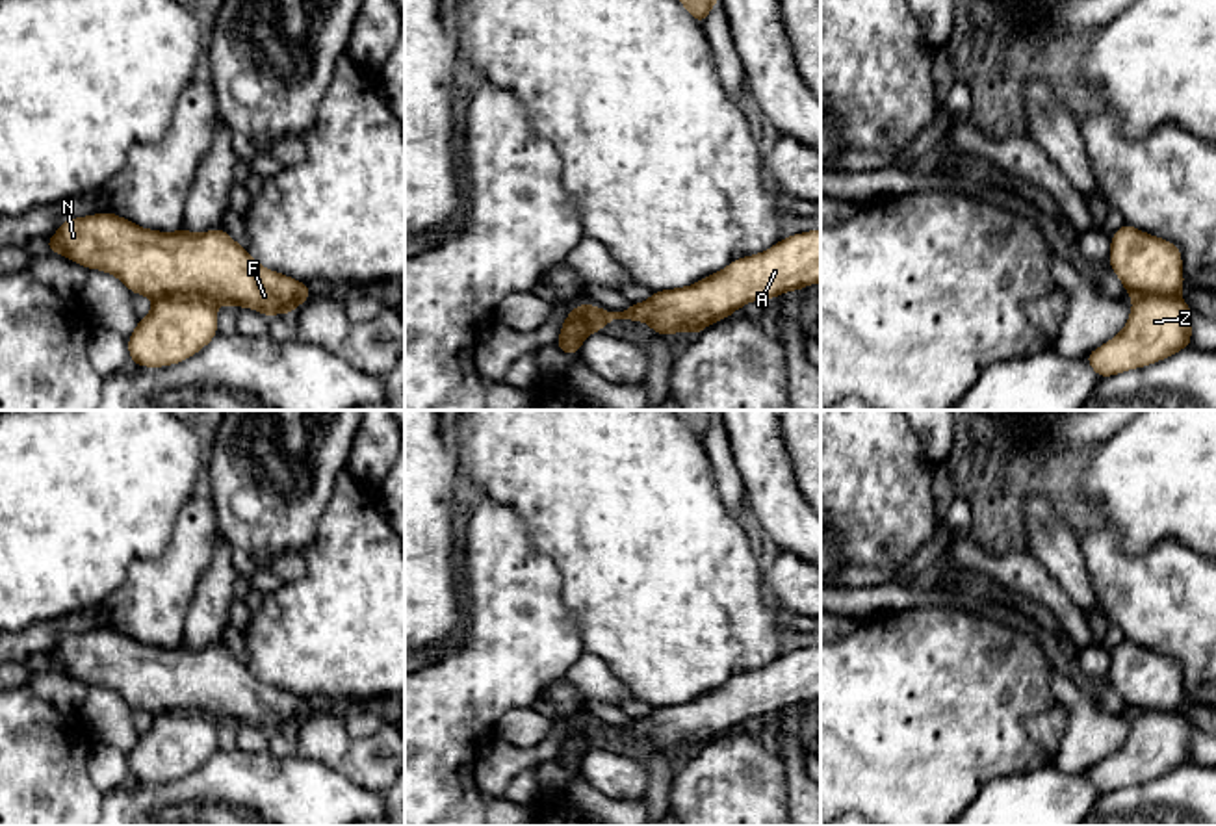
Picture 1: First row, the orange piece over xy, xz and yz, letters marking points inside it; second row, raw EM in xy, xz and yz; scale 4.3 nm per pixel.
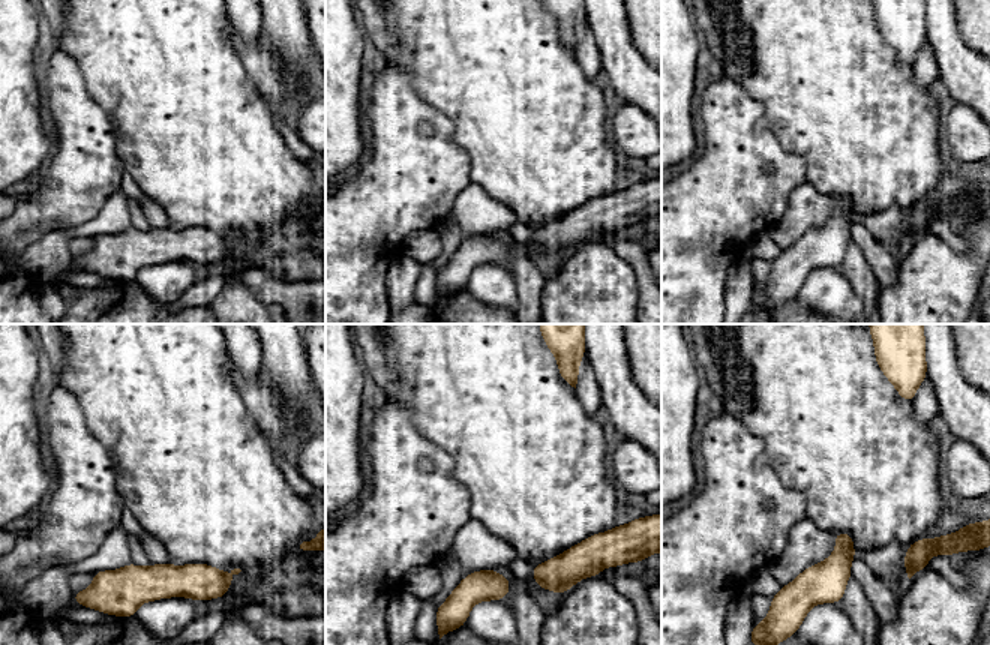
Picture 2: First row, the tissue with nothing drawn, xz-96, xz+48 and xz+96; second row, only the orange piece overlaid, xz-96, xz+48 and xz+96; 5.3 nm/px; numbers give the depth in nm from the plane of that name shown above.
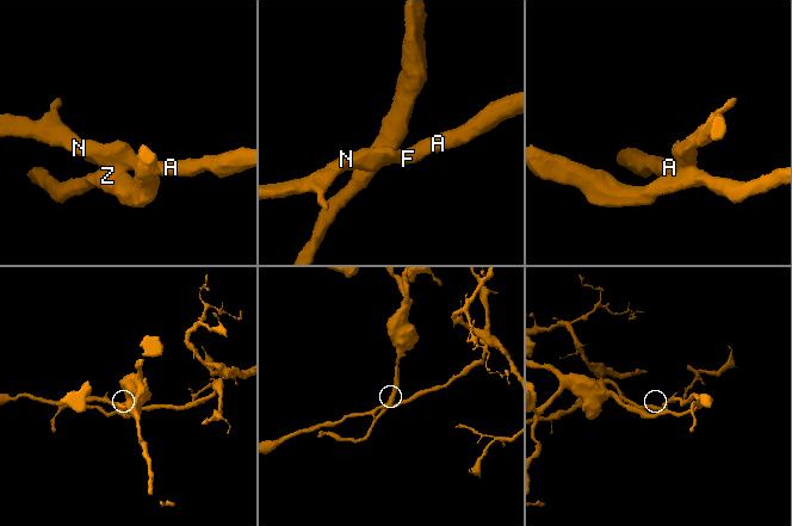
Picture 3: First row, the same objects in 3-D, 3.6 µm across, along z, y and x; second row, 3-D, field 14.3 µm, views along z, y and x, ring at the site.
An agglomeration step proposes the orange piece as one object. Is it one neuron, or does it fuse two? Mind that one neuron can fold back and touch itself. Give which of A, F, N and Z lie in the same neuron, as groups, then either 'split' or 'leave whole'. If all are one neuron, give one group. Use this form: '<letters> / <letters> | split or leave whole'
A F N / Z | split

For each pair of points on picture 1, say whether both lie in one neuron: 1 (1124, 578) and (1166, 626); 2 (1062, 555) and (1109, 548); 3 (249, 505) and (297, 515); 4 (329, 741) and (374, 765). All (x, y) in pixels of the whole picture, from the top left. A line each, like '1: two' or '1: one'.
1: one
2: two
3: one
4: one

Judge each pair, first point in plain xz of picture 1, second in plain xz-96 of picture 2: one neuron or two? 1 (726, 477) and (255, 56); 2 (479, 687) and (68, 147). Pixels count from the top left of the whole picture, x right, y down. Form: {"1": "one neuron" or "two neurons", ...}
{"1": "two neurons", "2": "one neuron"}

